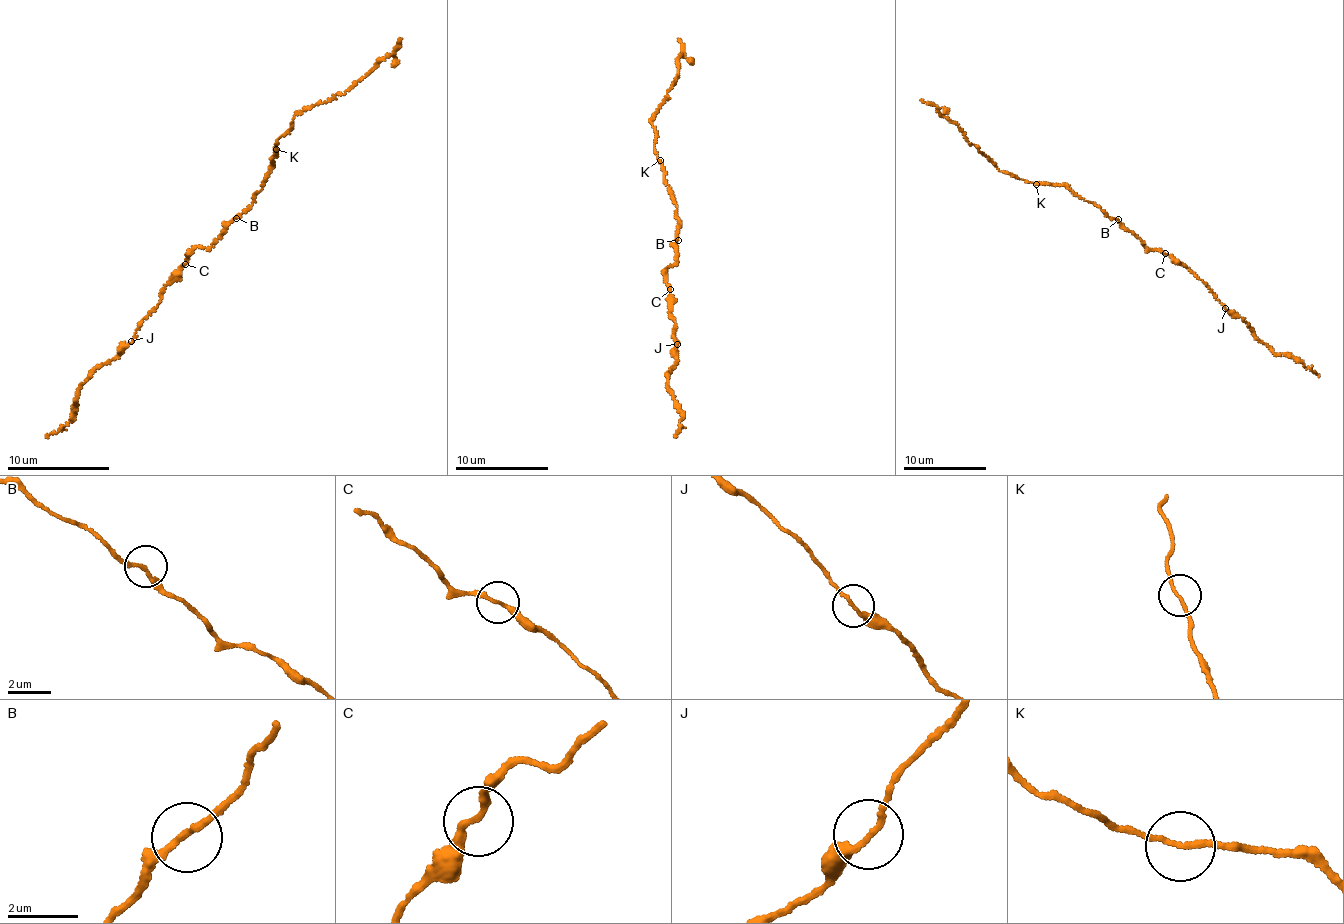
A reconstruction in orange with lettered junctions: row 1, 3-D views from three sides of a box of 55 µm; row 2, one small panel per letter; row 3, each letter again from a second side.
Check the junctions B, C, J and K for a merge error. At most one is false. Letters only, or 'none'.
none

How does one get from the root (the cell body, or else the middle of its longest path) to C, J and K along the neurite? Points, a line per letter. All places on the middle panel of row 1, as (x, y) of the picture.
C: (675, 244), (677, 259), (666, 268), (670, 289)
J: (675, 244), (677, 259), (666, 272), (670, 287), (668, 308), (675, 323), (677, 343)
K: (675, 244), (680, 221), (660, 160)

